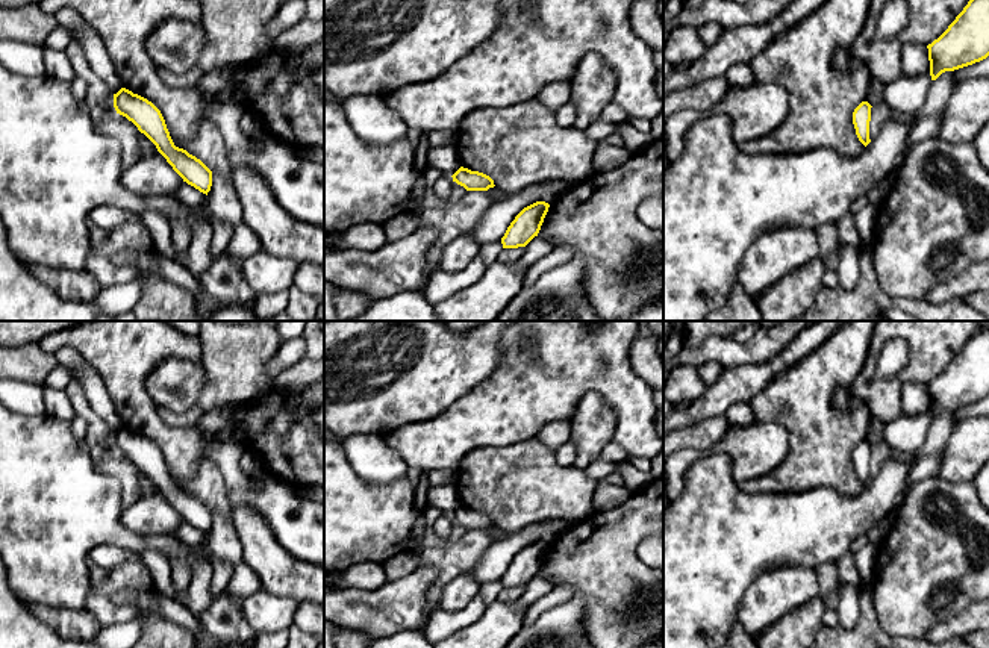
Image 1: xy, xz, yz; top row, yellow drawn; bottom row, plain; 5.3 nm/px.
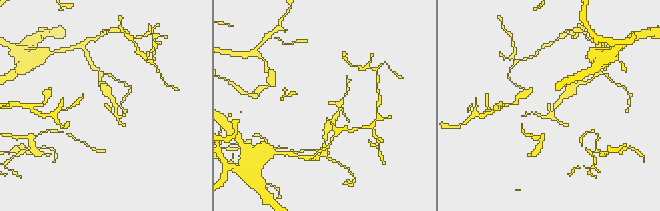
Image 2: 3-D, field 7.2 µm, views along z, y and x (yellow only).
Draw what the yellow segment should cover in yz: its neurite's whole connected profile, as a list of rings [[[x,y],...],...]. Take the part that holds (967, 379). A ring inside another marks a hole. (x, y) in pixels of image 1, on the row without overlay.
[[[989,327],[977,330],[948,368],[927,388],[931,419],[945,410],[954,410],[986,398],[989,395]]]

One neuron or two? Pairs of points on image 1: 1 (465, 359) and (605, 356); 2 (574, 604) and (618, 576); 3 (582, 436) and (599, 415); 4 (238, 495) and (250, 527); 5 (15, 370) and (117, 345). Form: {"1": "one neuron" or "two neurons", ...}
{"1": "two neurons", "2": "two neurons", "3": "one neuron", "4": "two neurons", "5": "two neurons"}

